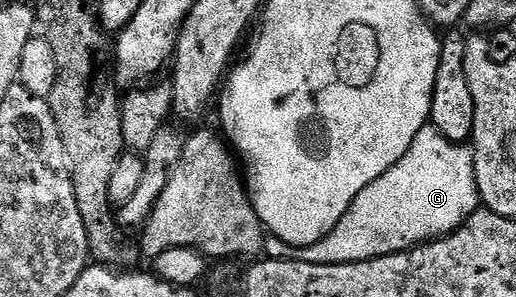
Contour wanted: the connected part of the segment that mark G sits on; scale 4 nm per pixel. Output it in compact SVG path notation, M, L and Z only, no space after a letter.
M428 126L419 131L417 138L413 138L413 146L405 150L405 158L401 158L397 166L377 178L377 182L365 186L365 190L353 198L353 206L345 210L341 222L333 226L327 237L308 248L294 249L293 256L294 259L314 264L348 264L405 252L417 244L425 244L428 240L438 240L441 236L456 232L480 207L474 151L467 144L454 144L446 140L436 128Z

